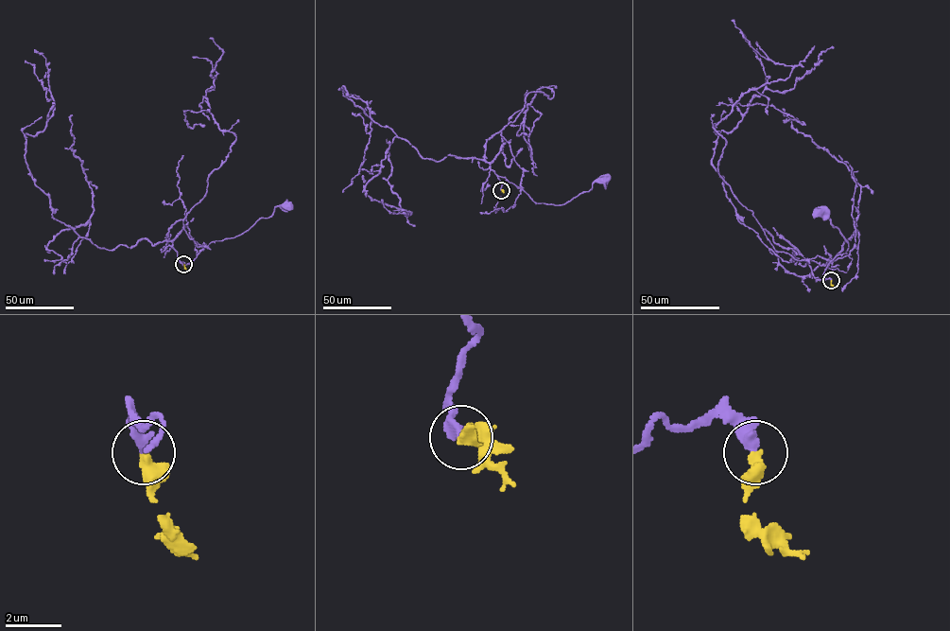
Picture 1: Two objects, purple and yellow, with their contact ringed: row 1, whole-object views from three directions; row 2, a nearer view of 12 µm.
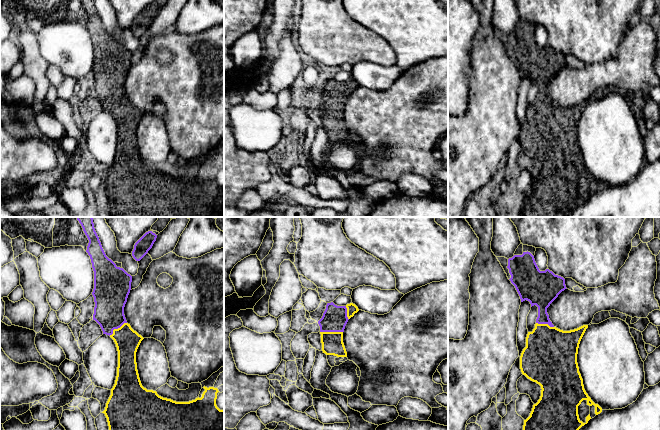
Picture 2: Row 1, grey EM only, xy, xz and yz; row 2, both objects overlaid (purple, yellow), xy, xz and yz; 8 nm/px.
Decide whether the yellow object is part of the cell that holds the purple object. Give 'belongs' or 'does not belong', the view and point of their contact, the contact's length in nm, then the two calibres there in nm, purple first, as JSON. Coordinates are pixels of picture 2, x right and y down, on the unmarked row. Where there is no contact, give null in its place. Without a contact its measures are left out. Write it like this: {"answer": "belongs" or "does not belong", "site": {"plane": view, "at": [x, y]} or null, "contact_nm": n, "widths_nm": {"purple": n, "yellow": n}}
{"answer": "belongs", "site": {"plane": "xz", "at": [331, 107]}, "contact_nm": 180, "widths_nm": {"purple": 200, "yellow": 180}}

